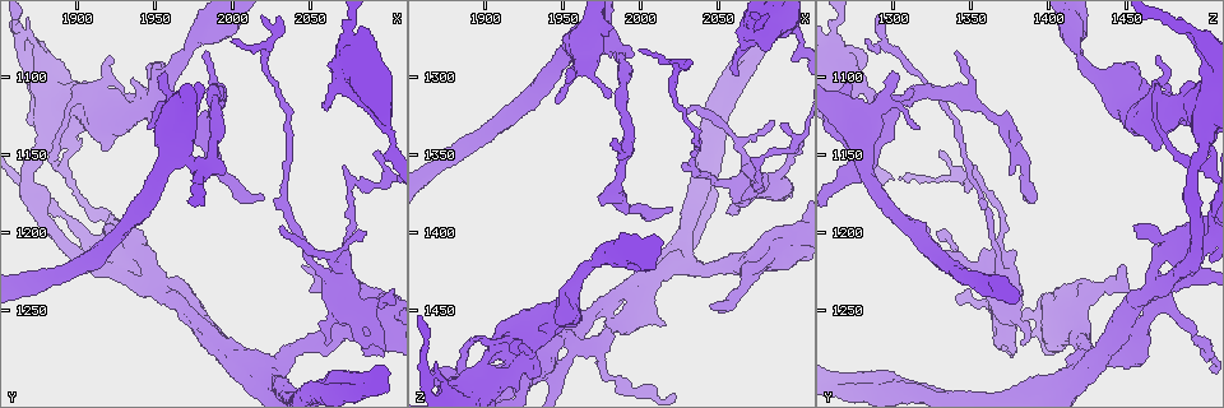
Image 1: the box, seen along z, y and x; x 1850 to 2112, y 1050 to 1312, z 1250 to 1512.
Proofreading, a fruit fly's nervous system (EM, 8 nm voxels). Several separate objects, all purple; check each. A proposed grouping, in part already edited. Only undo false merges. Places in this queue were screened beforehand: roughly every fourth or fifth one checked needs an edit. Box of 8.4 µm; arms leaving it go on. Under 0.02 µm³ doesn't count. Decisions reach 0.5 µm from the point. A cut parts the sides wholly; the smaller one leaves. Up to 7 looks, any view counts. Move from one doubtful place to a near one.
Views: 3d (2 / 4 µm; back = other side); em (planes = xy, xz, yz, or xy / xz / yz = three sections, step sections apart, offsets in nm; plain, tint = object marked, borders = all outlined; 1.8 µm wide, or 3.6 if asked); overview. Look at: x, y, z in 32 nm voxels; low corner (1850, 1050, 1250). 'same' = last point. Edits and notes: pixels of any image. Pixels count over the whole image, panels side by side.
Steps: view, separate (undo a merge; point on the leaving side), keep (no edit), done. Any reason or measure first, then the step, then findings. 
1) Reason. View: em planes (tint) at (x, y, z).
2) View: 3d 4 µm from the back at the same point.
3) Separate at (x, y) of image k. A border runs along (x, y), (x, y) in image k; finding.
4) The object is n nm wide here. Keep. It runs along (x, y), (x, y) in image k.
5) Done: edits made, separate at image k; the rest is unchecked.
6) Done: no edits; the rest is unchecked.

Sudden change in width. View: em planes (plain) at (2080, 1256, 1372).

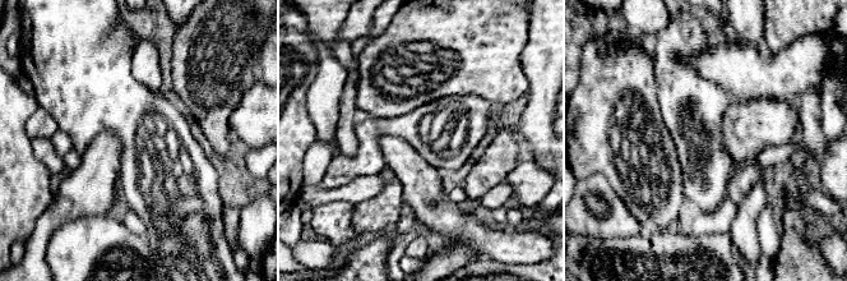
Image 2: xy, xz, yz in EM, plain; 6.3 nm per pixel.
View: em planes (borders) at the same point.

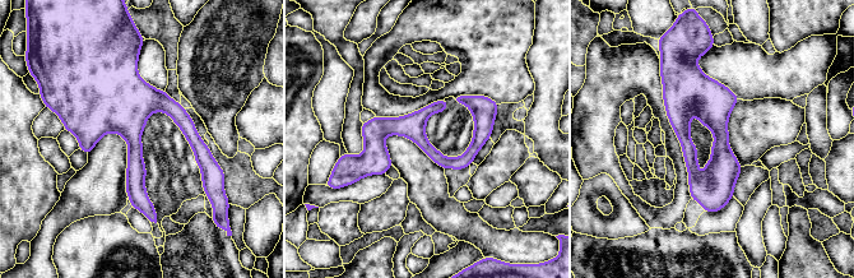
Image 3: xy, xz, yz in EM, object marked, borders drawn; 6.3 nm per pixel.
The object is 160 nm wide here. Keep. All the same cell.

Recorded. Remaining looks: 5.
Thin neck. View: 3d 4 µm at (1950, 1236, 1466).

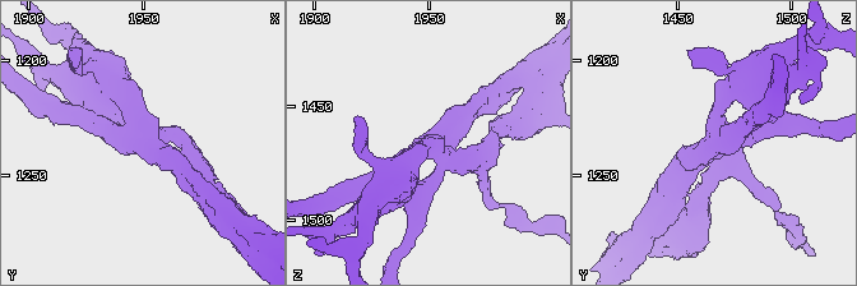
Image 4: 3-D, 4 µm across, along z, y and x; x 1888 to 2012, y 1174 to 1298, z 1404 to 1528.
4 arms meet here; now the EM. View: em planes (tint) at (1951, 1235, 1467).

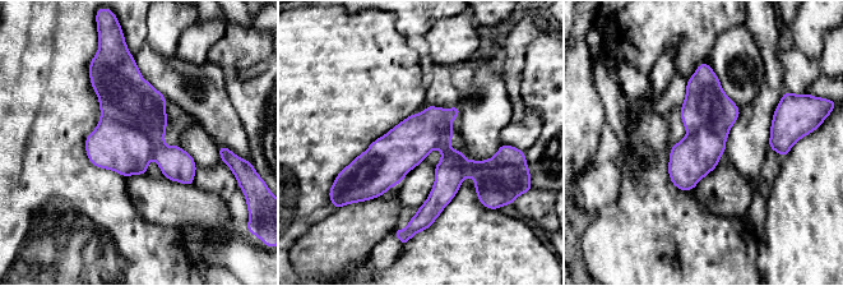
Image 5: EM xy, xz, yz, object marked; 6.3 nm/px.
Separate at (124, 96) of image 5. A border runs along (102, 115), (163, 146) in image 5; two cells meet here.

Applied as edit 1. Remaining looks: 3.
Thick turns thin. View: 3d 4 µm at (1960, 1120, 1286).

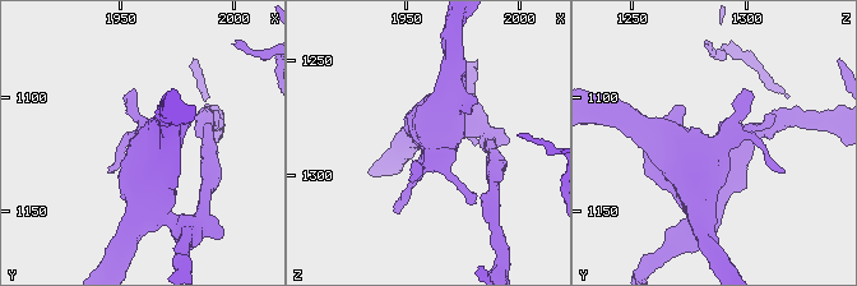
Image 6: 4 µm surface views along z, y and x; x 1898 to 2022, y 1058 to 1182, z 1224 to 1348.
View: em 3.6 µm planes (borders) at (1961, 1122, 1287).

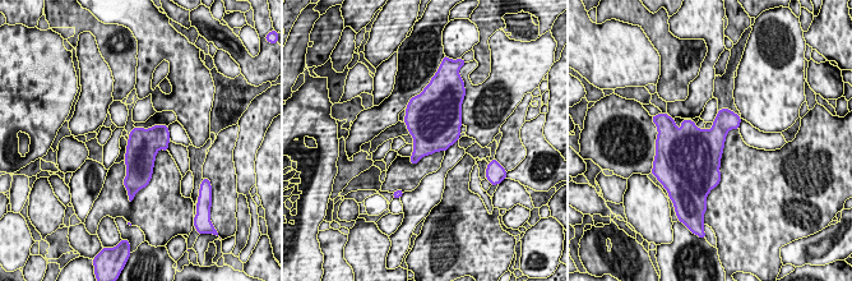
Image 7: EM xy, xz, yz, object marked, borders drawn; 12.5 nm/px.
Keep. All the same cell.

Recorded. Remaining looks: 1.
Done: edits made, separate at image 5; the rest is unchecked.

